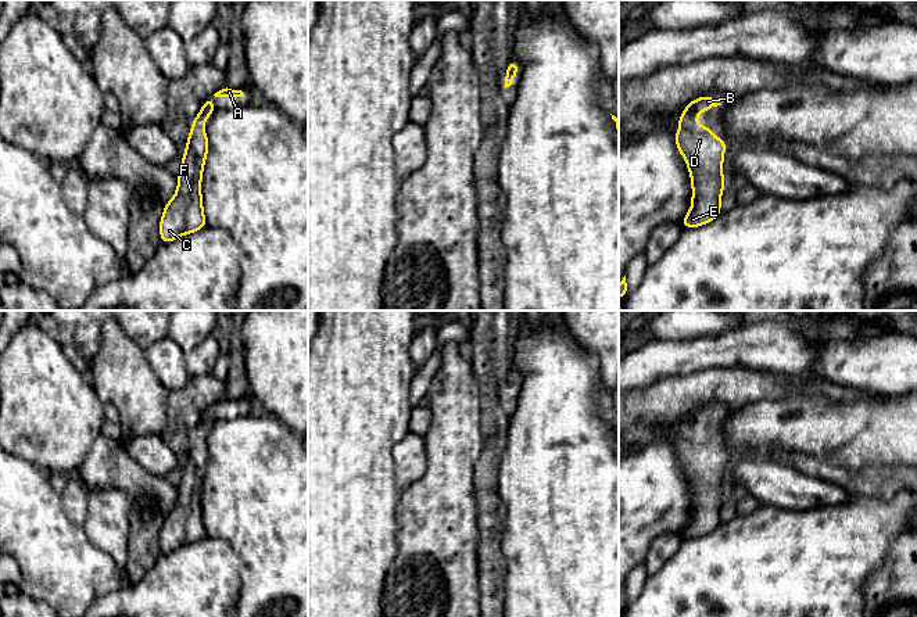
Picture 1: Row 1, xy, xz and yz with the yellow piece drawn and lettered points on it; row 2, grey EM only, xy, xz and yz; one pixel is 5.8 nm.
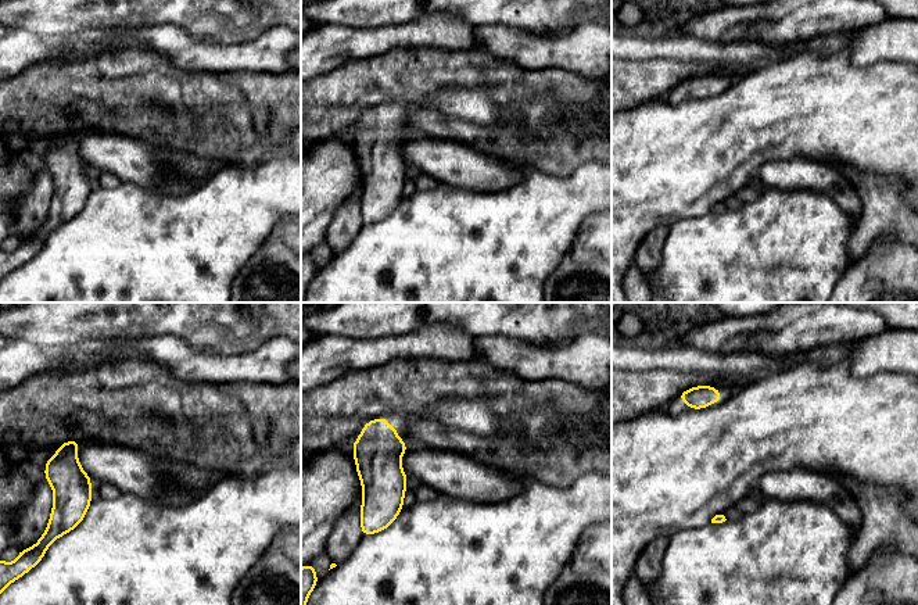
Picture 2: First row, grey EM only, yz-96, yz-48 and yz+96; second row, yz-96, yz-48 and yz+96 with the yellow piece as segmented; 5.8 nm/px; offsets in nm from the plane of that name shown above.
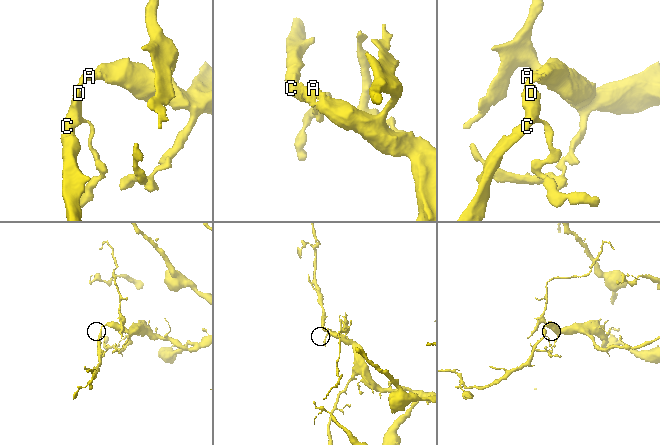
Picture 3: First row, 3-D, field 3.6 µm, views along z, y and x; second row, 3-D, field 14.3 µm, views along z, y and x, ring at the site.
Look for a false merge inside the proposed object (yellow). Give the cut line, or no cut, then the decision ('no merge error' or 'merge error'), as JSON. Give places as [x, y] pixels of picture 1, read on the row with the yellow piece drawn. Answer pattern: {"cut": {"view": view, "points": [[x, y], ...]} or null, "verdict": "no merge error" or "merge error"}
{"cut": null, "verdict": "no merge error"}

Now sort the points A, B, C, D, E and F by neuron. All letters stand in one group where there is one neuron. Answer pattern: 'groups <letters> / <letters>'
groups A B C D E F

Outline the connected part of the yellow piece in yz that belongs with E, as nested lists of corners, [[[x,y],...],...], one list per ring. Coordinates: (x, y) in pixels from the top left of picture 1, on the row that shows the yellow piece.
[[[713,96],[695,98],[678,119],[676,144],[684,157],[692,183],[691,211],[681,227],[696,227],[716,219],[720,212],[720,197],[724,190],[723,155],[726,141],[716,137],[708,126],[696,126],[701,111],[721,105]]]

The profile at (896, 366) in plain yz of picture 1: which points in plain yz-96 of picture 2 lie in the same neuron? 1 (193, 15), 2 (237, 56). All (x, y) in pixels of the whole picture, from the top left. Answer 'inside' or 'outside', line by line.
1: outside
2: inside

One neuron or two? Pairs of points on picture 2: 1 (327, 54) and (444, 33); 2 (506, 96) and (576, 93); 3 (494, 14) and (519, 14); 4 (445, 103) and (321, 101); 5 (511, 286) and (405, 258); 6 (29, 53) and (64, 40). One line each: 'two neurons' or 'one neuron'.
1: one neuron
2: one neuron
3: one neuron
4: two neurons
5: one neuron
6: one neuron

